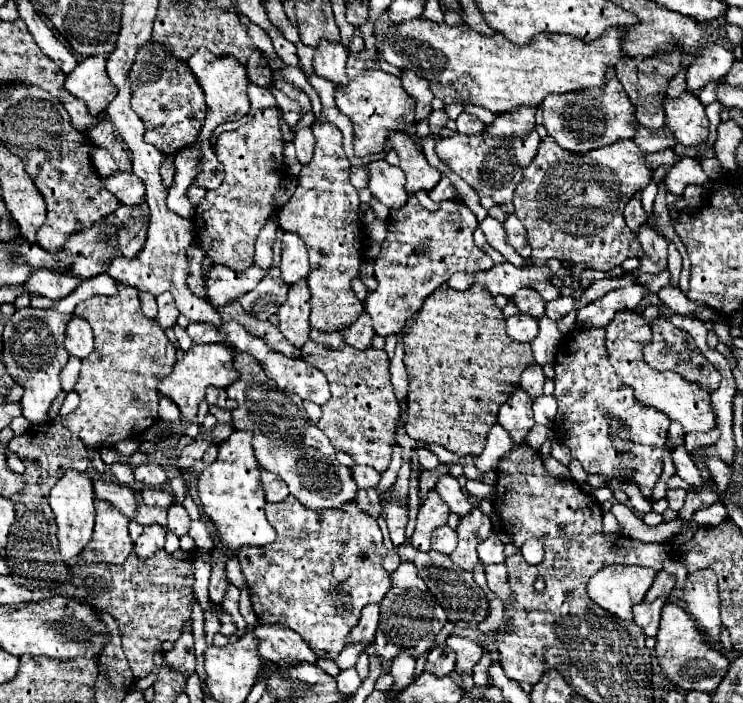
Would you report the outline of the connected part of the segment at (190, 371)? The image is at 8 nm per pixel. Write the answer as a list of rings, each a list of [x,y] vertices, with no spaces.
[[[200,344],[192,346],[188,352],[180,356],[180,360],[174,366],[174,372],[162,380],[160,384],[160,394],[168,396],[182,412],[186,420],[194,420],[198,414],[198,404],[204,400],[204,390],[208,386],[216,388],[226,388],[238,378],[236,370],[232,368],[232,350],[226,344]]]

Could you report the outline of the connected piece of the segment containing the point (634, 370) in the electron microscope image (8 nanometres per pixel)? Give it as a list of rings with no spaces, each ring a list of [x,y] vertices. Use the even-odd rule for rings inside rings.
[[[620,310],[612,318],[612,322],[606,326],[606,350],[610,356],[610,362],[618,374],[618,378],[634,390],[636,400],[640,400],[644,406],[658,408],[660,412],[668,414],[670,420],[682,424],[684,432],[708,432],[714,428],[714,412],[710,408],[710,394],[700,390],[696,384],[680,378],[676,372],[658,372],[652,370],[644,362],[644,348],[652,342],[652,326],[650,320],[636,314],[634,310]]]

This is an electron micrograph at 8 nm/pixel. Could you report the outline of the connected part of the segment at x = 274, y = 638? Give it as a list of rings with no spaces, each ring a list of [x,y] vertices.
[[[256,624],[252,628],[254,636],[260,640],[258,642],[258,652],[264,660],[270,660],[270,662],[276,662],[276,664],[282,664],[282,668],[286,668],[286,664],[292,664],[292,662],[316,662],[318,656],[308,648],[308,644],[296,634],[292,632],[290,628],[284,628],[284,626],[268,626],[268,624]]]

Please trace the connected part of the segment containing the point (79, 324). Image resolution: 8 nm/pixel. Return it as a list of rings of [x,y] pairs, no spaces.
[[[72,318],[66,326],[66,342],[64,342],[66,350],[70,356],[76,356],[76,358],[86,358],[92,348],[94,348],[94,334],[92,334],[92,328],[86,320],[80,320],[80,318]]]

